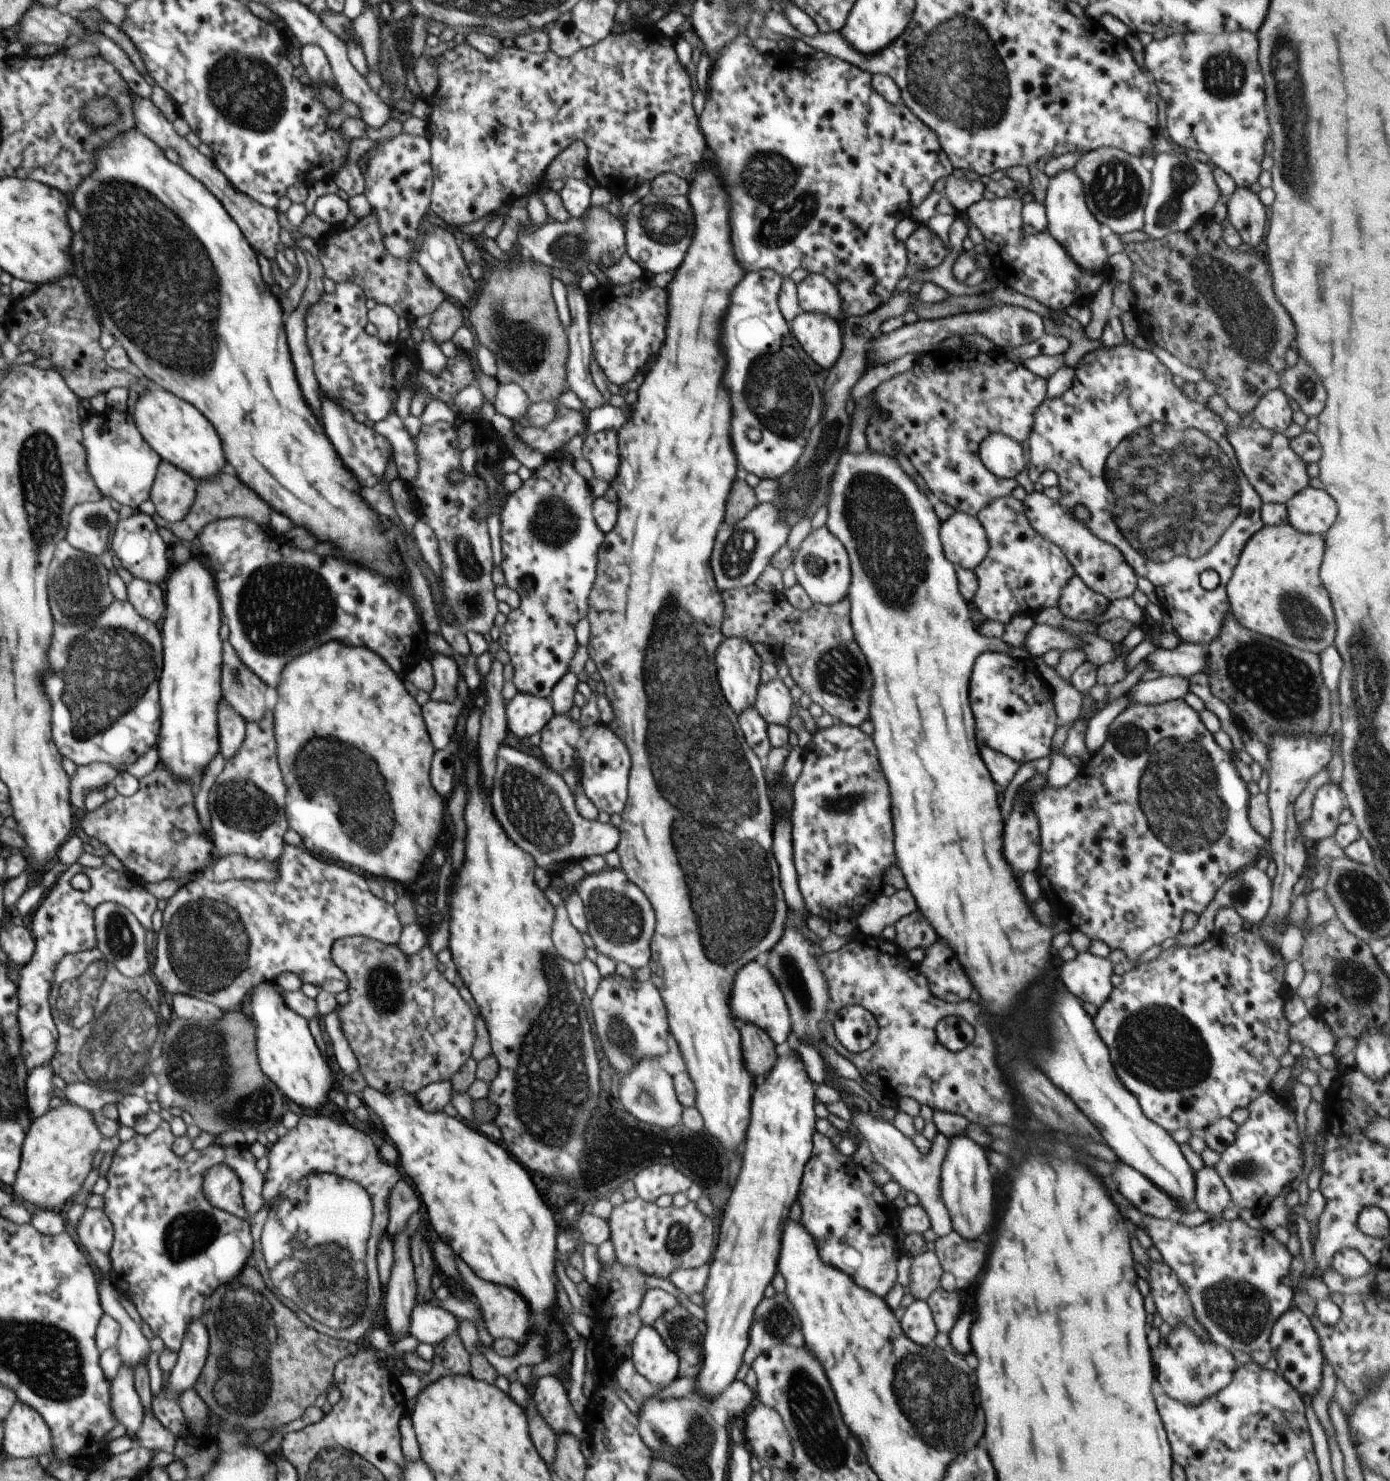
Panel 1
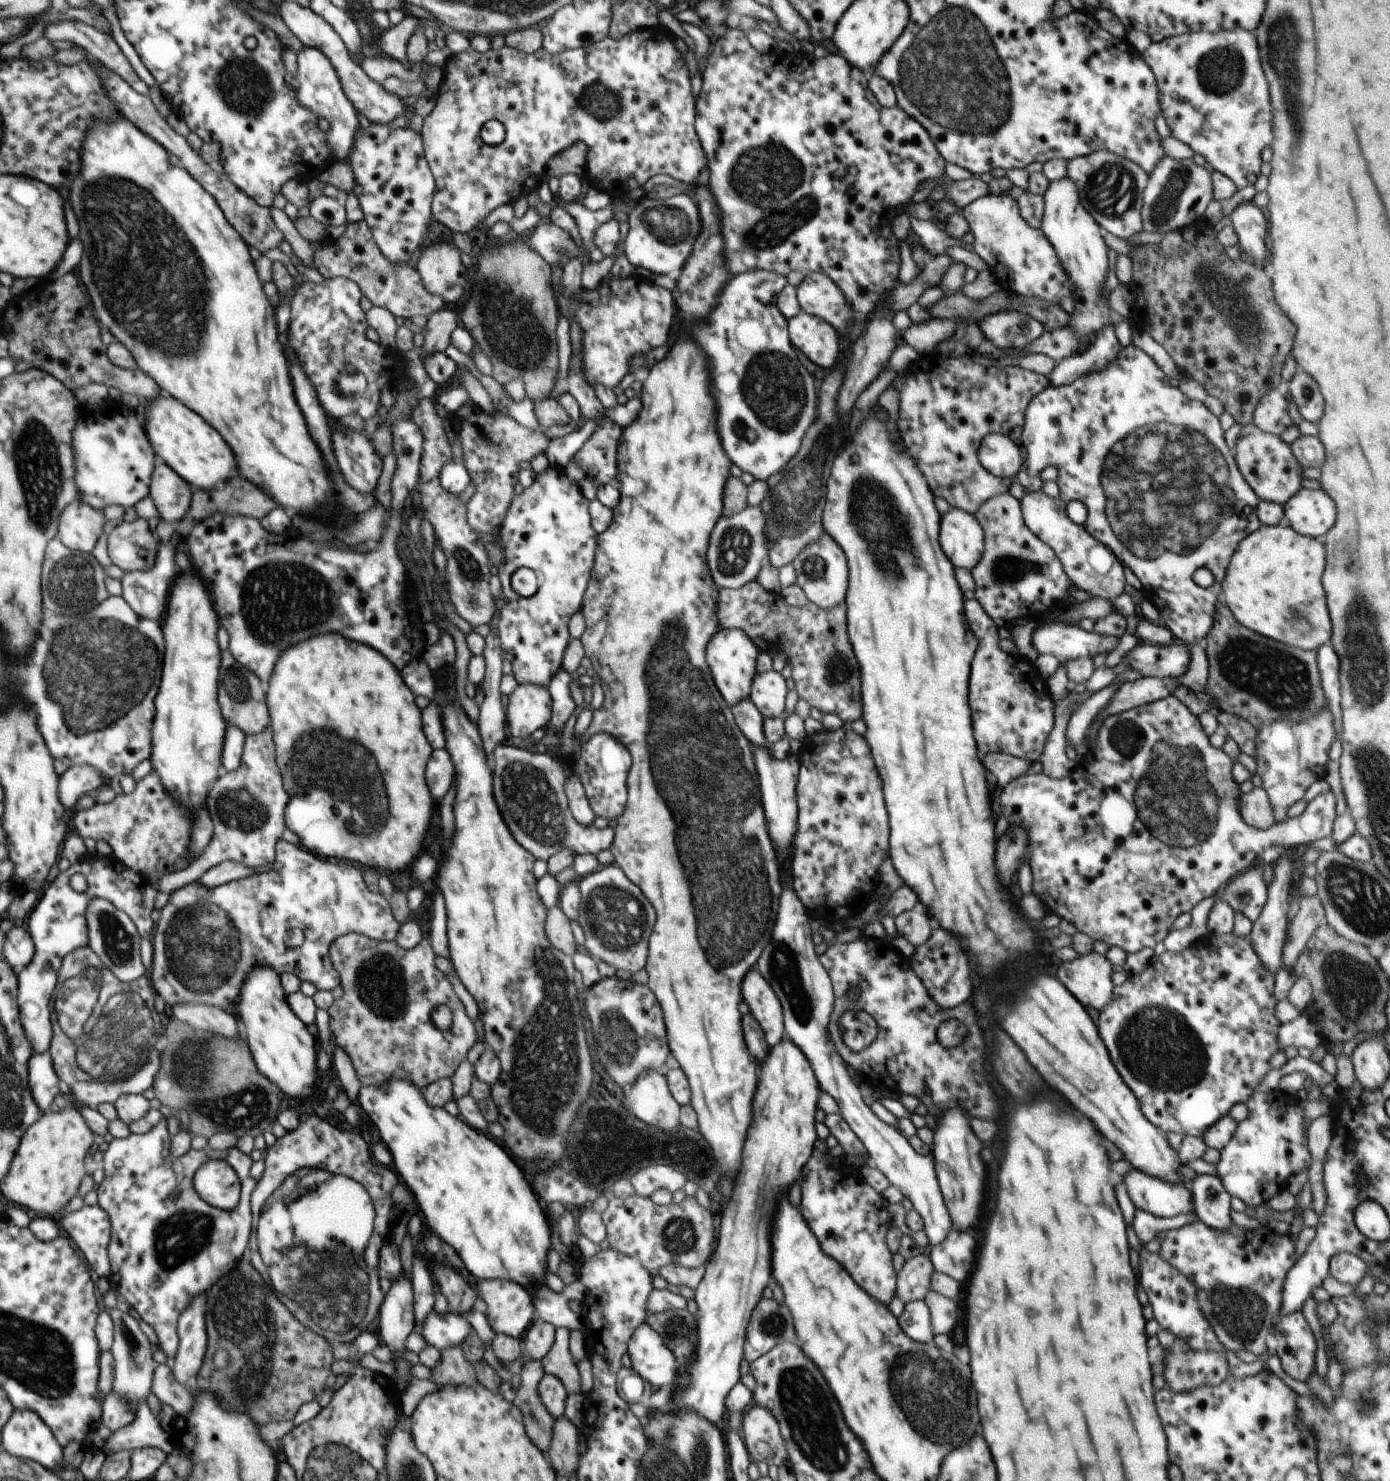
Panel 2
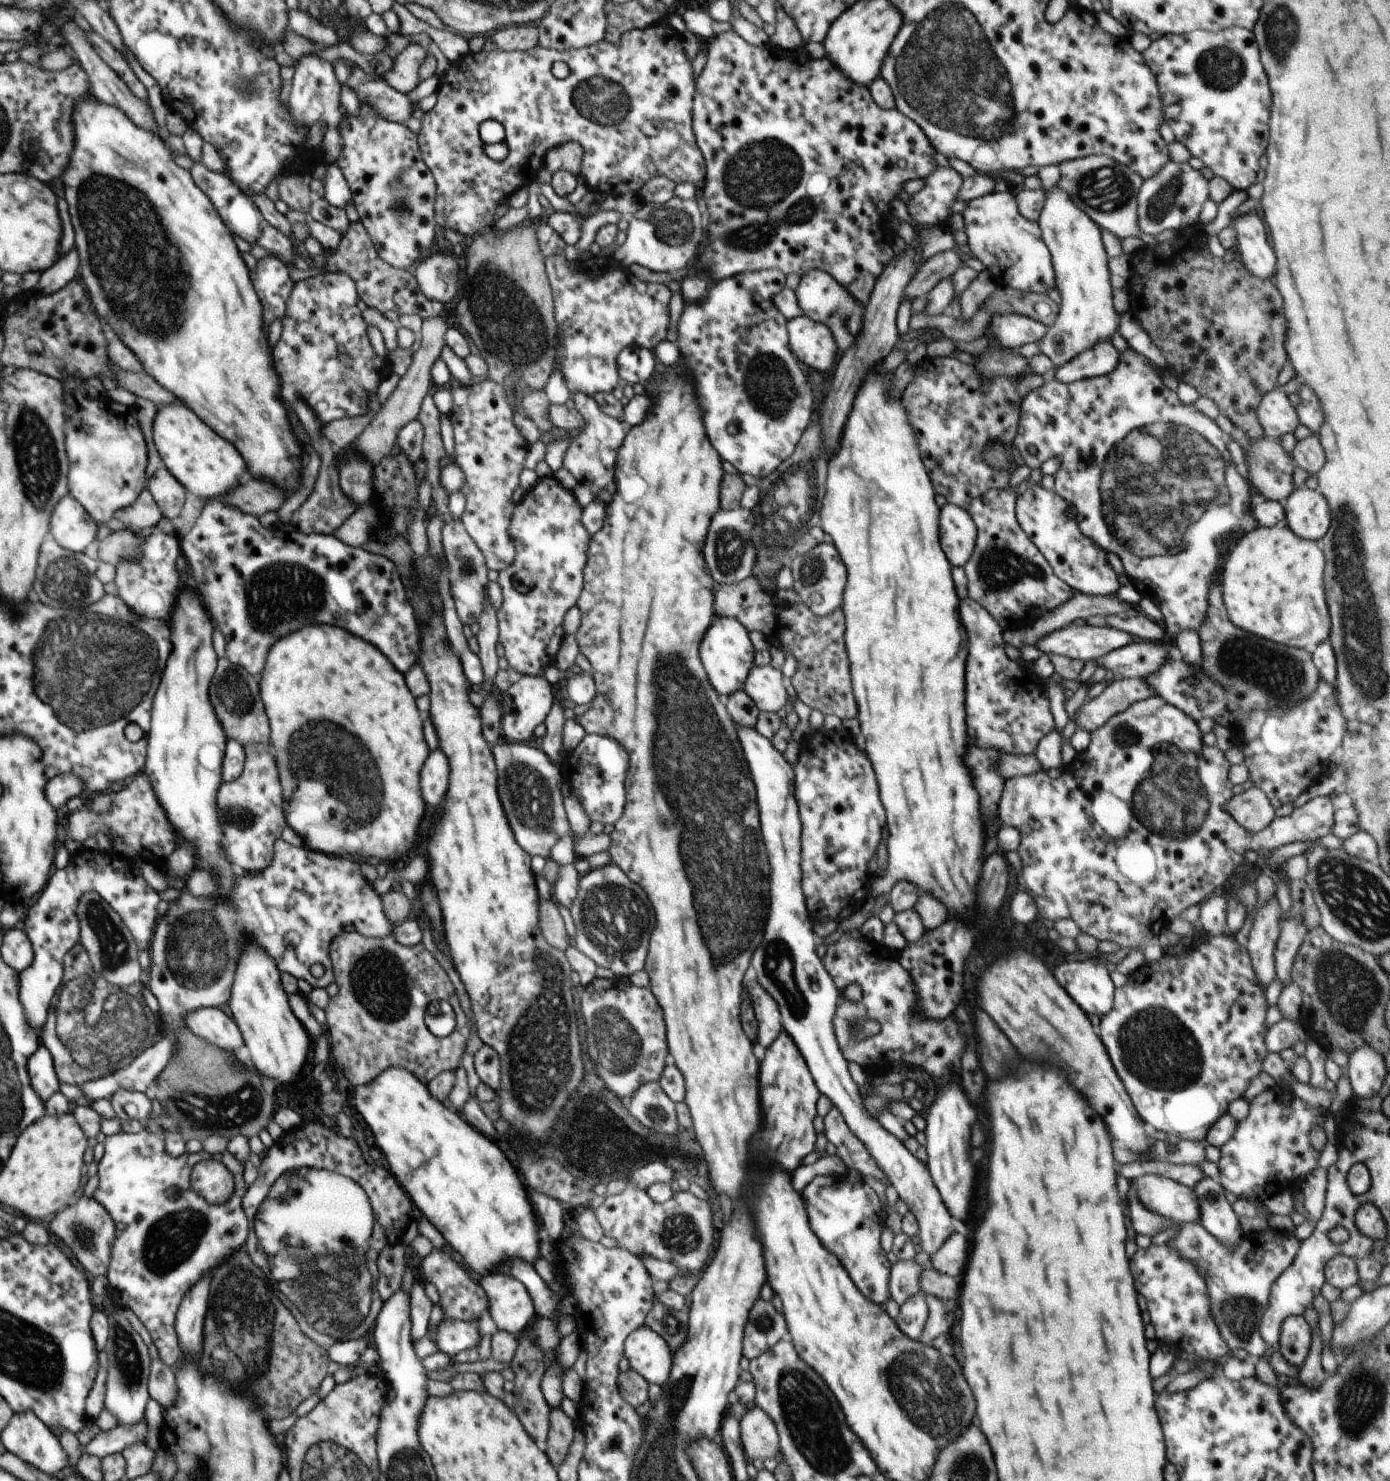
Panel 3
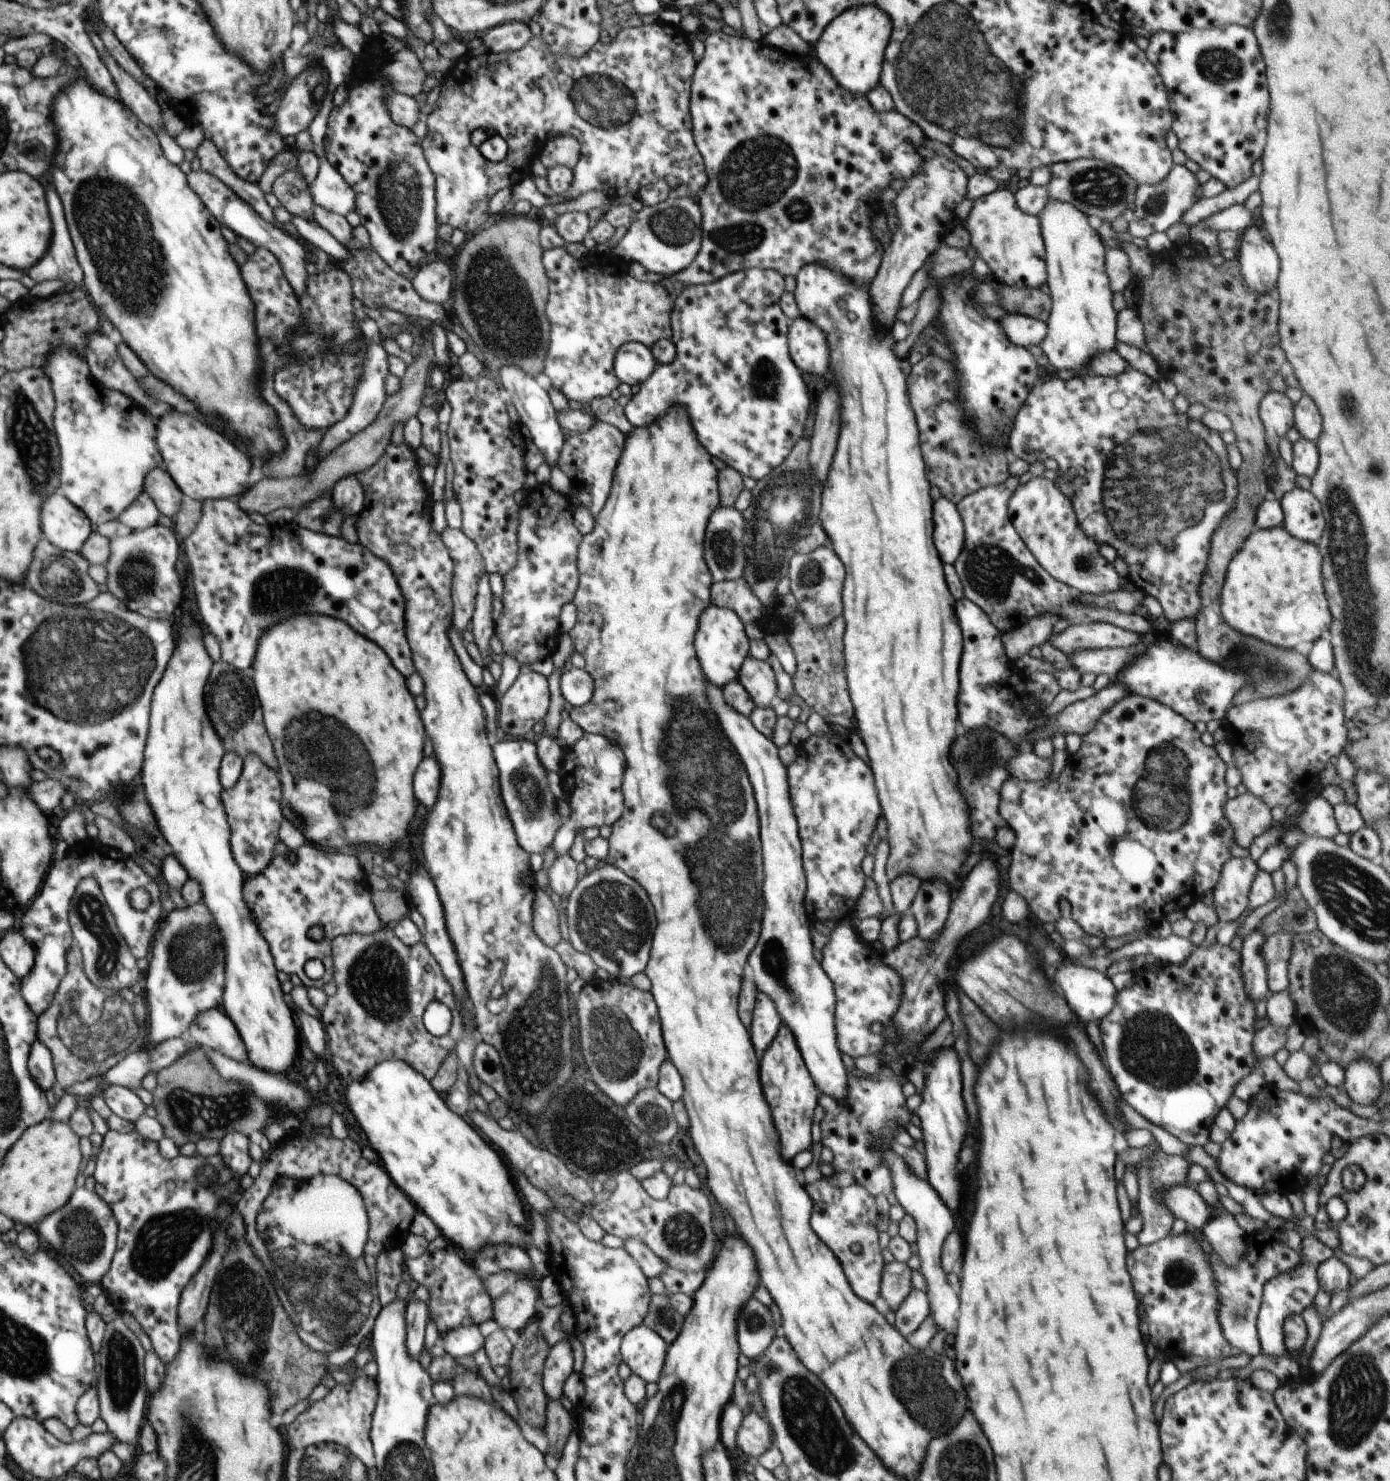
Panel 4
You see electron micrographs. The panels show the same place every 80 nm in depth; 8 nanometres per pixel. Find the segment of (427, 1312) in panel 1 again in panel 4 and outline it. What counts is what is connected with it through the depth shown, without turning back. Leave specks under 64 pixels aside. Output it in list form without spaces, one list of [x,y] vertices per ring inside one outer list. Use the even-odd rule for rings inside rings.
[[[478,1325],[456,1327],[443,1336],[445,1352],[451,1357],[474,1355],[482,1346],[485,1338]]]

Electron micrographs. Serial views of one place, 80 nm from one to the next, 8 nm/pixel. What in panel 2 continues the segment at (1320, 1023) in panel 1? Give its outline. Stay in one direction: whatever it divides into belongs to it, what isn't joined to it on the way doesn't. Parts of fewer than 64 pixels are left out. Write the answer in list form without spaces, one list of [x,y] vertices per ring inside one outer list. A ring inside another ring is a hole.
[[[1303,1014],[1296,1020],[1280,1024],[1278,1036],[1276,1036],[1280,1051],[1284,1051],[1287,1047],[1306,1047],[1313,1051],[1318,1046],[1327,1046],[1326,1041],[1320,1038],[1320,1028],[1314,1023],[1314,1018]]]

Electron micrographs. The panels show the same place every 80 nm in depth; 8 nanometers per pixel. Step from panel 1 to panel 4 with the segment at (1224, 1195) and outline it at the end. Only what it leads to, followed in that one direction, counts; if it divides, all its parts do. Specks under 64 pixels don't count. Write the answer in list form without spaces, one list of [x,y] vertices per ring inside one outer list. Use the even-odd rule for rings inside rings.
[[[1212,1179],[1197,1184],[1198,1194],[1211,1206],[1212,1216],[1200,1229],[1204,1238],[1228,1266],[1236,1266],[1246,1254],[1245,1230],[1218,1199],[1215,1182]]]

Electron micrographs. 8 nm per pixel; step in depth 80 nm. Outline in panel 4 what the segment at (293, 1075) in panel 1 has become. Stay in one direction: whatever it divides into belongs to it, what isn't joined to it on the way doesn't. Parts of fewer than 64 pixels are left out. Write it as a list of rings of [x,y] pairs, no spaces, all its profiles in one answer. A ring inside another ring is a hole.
[[[190,614],[184,616],[182,624],[176,654],[168,662],[160,686],[156,686],[150,736],[146,742],[148,762],[145,758],[141,782],[145,792],[152,794],[152,806],[156,806],[160,826],[168,834],[166,842],[190,878],[200,882],[204,904],[214,912],[224,936],[228,992],[221,1009],[240,1032],[249,1061],[260,1070],[284,1075],[300,1056],[302,1038],[298,1036],[296,1016],[284,1002],[268,943],[262,938],[243,897],[246,875],[231,851],[231,827],[223,806],[221,780],[218,780],[220,760],[226,752],[204,706],[204,686],[212,670],[212,658],[204,648],[202,630]]]

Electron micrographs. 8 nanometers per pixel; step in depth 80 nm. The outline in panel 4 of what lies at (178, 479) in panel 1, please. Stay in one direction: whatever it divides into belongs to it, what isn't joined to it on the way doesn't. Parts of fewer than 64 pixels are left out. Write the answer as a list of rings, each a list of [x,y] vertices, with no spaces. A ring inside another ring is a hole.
[[[156,467],[151,473],[148,473],[145,491],[153,498],[158,510],[164,516],[171,518],[181,509],[182,490],[169,472],[164,472],[160,467]]]

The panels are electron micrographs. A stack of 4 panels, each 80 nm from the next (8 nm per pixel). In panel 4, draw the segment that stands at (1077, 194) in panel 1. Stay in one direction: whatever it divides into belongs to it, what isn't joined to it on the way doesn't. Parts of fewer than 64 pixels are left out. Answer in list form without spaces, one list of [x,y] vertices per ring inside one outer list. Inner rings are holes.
[[[1048,199],[1039,217],[1045,244],[1047,285],[1053,307],[1047,320],[1047,335],[1039,344],[1049,363],[1059,370],[1073,370],[1078,377],[1100,351],[1115,350],[1117,312],[1112,307],[1112,293],[1105,267],[1105,246],[1098,231],[1090,226],[1088,216],[1072,204]]]

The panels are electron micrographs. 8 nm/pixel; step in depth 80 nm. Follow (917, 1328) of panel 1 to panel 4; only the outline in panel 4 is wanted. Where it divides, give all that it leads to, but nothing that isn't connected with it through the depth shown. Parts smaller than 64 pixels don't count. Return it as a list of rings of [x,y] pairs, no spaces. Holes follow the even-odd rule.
[[[913,1288],[895,1312],[895,1327],[906,1337],[914,1332],[930,1313],[927,1294]]]

